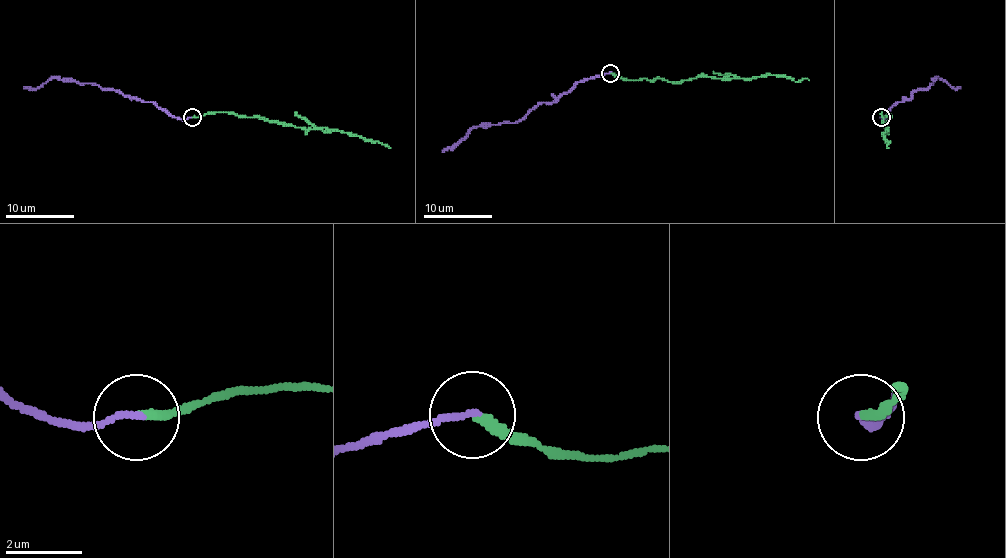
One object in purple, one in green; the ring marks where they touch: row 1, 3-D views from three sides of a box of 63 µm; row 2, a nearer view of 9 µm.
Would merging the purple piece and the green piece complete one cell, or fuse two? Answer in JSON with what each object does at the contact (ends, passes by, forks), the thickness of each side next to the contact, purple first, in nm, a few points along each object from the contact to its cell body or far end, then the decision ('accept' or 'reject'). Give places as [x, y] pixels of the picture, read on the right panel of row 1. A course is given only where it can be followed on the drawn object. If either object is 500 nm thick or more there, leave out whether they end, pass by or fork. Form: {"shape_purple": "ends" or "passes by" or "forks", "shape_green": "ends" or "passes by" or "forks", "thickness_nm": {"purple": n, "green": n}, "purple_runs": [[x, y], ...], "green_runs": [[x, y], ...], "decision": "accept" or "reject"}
{"shape_purple": "ends", "shape_green": "ends", "thickness_nm": {"purple": 160, "green": 260}, "purple_runs": [[882, 117], [897, 102], [911, 97], [914, 91], [926, 90], [936, 78], [941, 78], [952, 88], [960, 86]], "green_runs": [[882, 117], [888, 112], [890, 117], [883, 132], [883, 138], [890, 141], [888, 148]], "decision": "accept"}

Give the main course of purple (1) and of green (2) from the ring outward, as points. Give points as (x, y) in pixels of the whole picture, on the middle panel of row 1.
1: (611, 73), (590, 77), (551, 102), (534, 106), (515, 123), (473, 128), (442, 152)
2: (611, 73), (628, 80), (683, 82), (698, 77), (770, 75), (809, 80)

